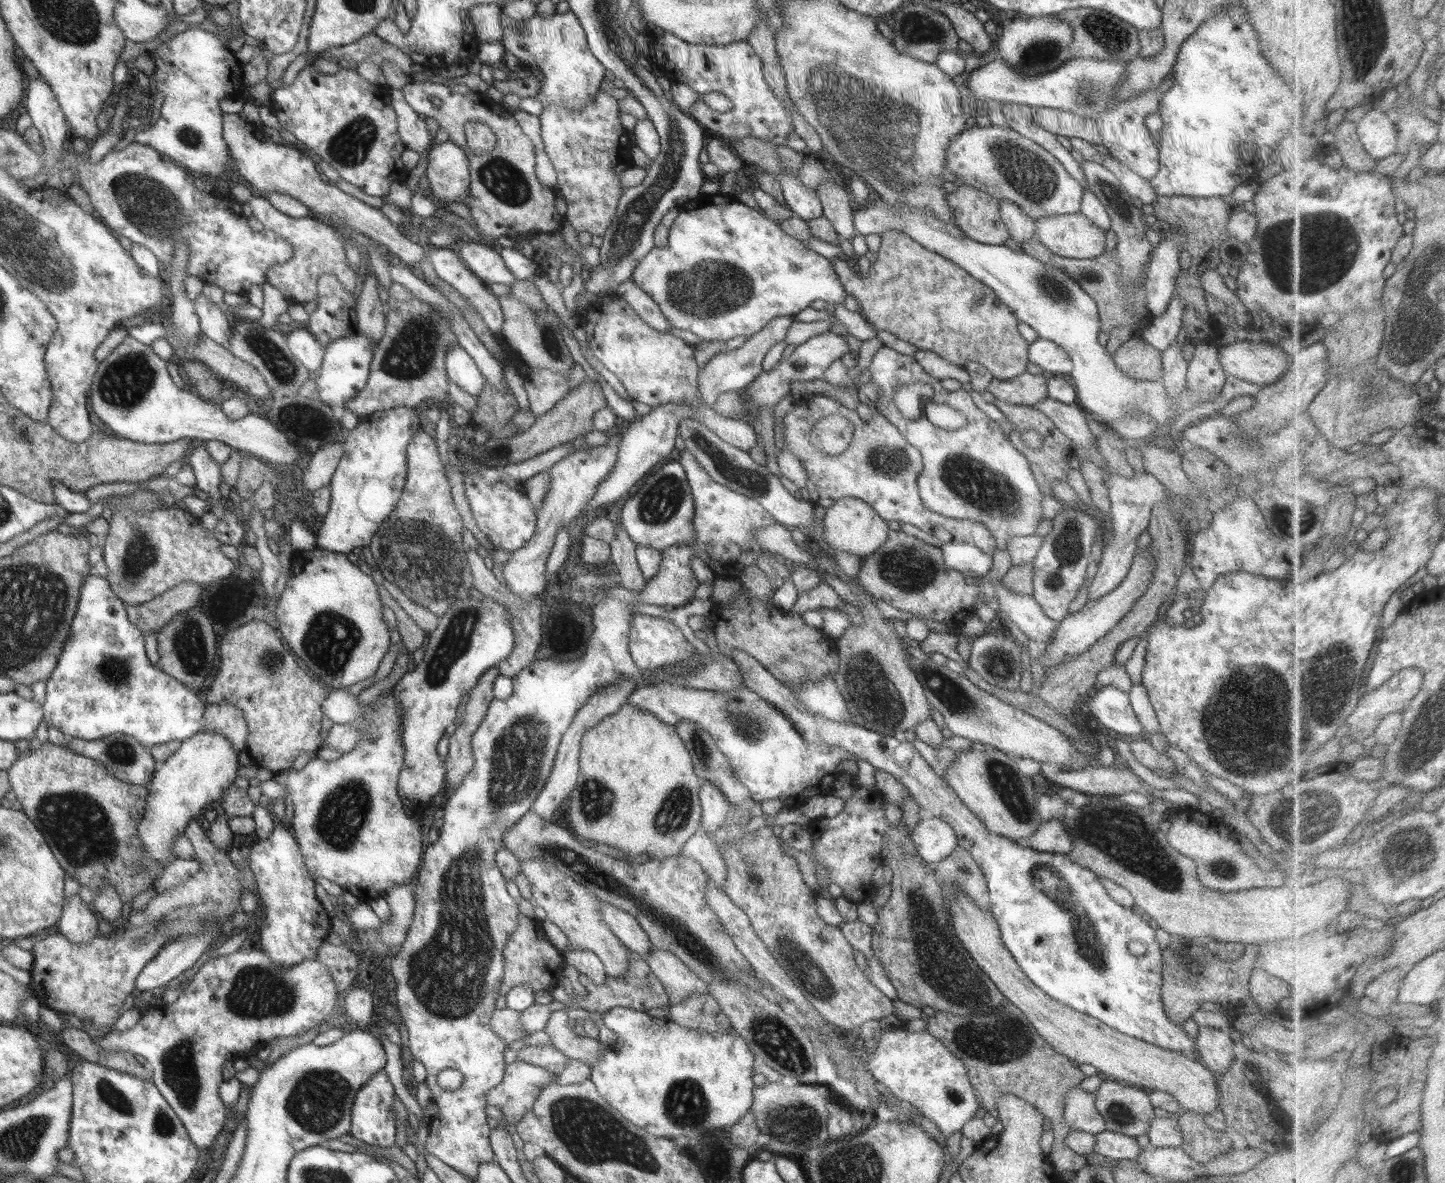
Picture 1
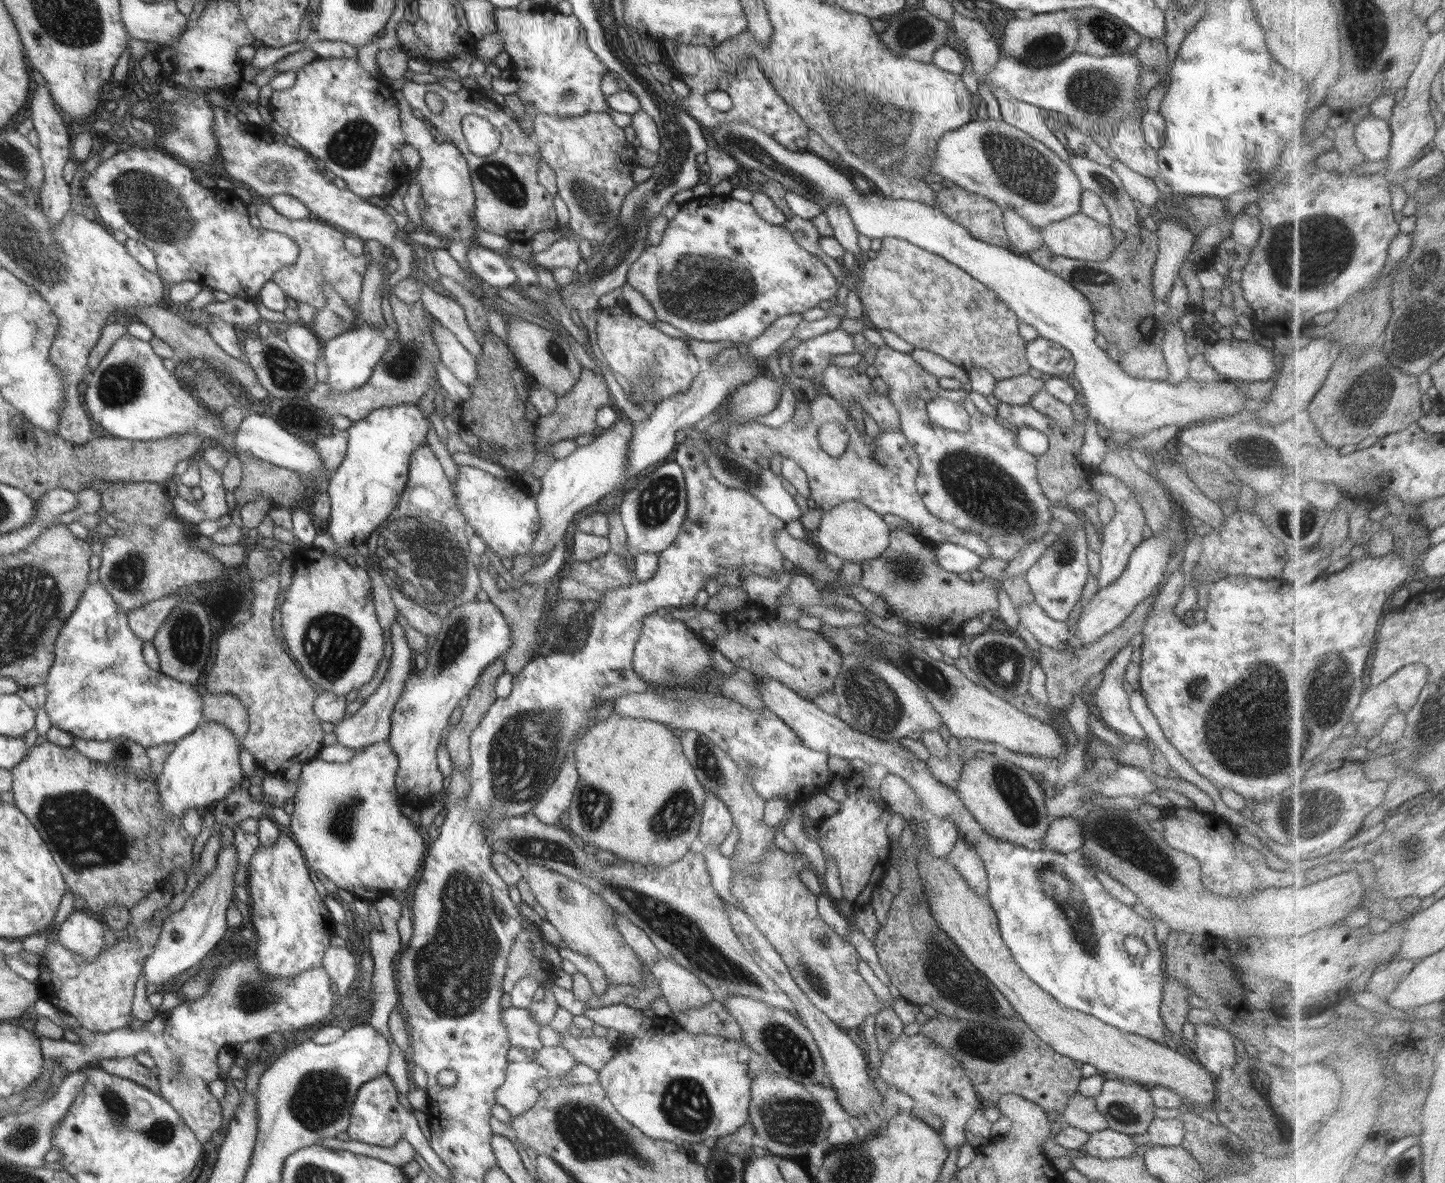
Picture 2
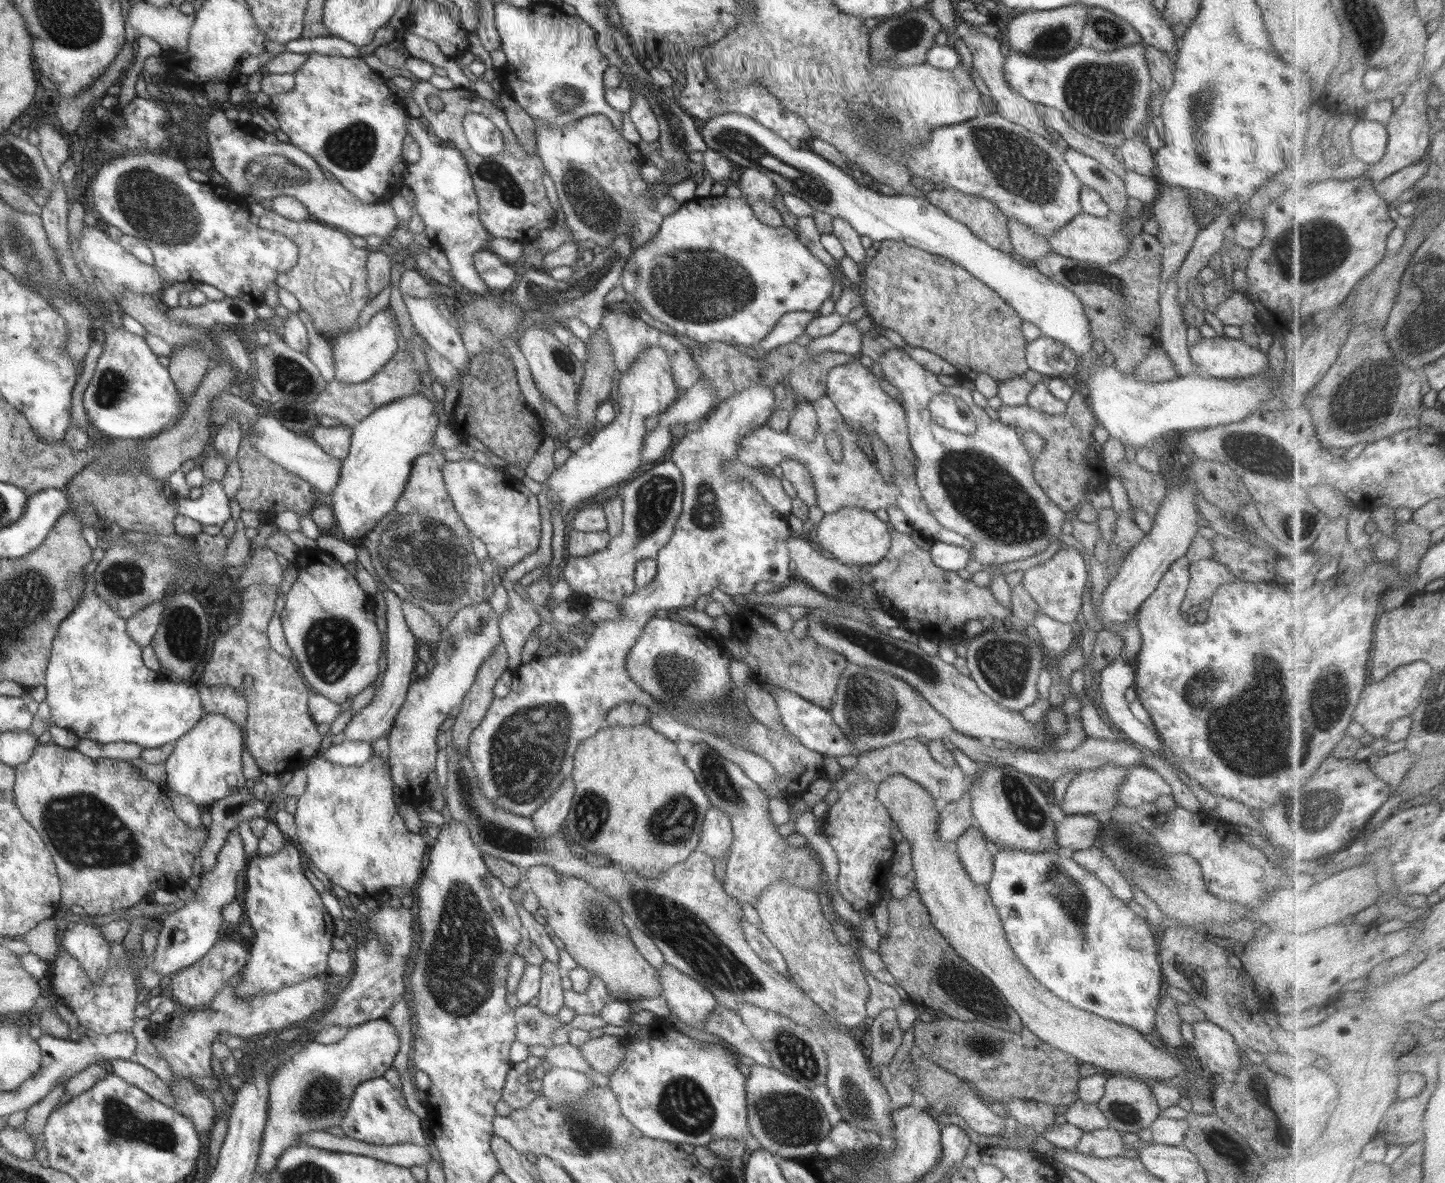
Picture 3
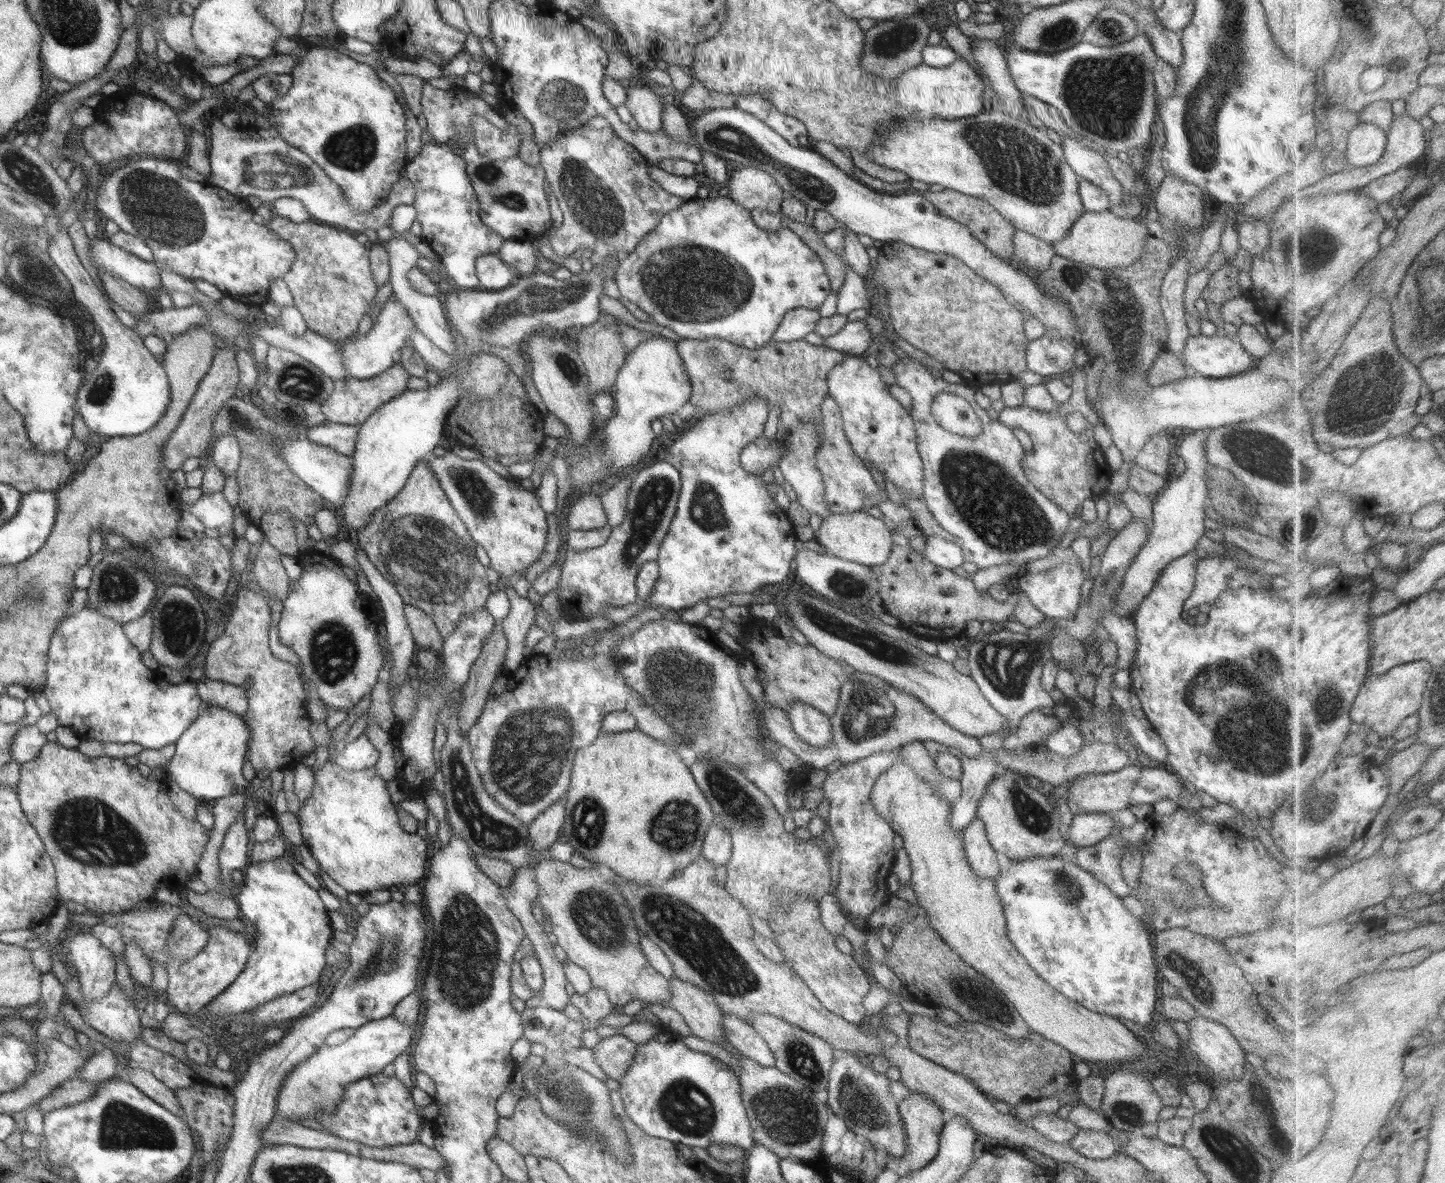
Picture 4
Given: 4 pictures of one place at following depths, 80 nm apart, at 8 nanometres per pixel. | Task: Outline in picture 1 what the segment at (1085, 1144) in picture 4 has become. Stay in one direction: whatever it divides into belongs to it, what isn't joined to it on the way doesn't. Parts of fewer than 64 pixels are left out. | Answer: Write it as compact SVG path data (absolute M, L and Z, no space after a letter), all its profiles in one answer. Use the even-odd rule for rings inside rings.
M1106 1129L1104 1132L1095 1134L1094 1152L1102 1154L1110 1160L1134 1160L1141 1153L1135 1137L1120 1134Z

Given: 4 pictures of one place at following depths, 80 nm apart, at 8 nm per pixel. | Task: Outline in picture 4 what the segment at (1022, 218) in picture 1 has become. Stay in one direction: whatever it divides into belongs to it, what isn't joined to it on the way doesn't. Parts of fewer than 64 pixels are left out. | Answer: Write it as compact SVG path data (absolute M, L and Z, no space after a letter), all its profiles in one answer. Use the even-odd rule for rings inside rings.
M1014 231L1015 264L1039 280L1039 274L1049 267L1056 254L1053 245L1024 231Z

